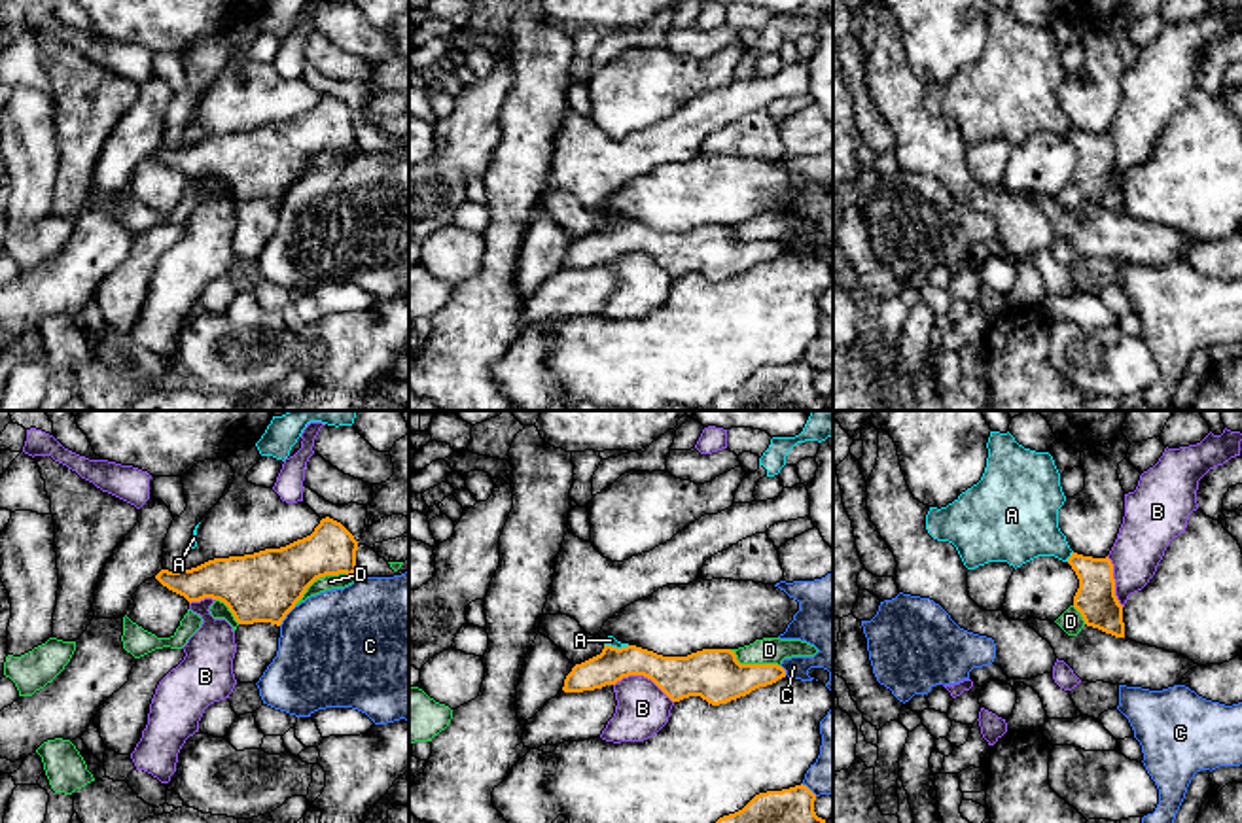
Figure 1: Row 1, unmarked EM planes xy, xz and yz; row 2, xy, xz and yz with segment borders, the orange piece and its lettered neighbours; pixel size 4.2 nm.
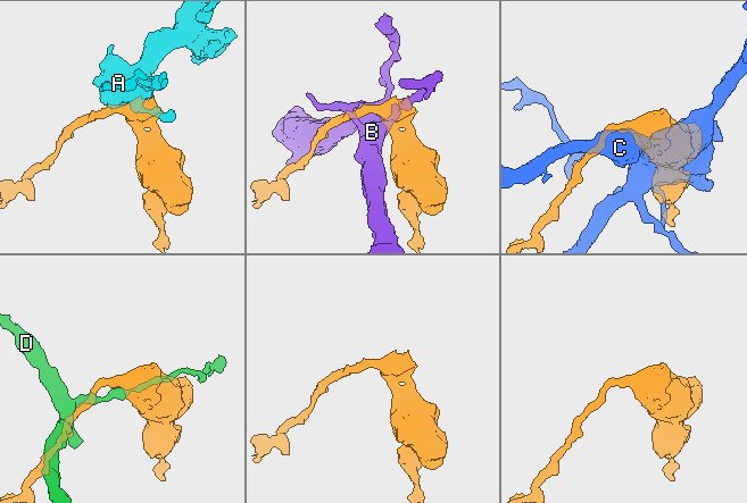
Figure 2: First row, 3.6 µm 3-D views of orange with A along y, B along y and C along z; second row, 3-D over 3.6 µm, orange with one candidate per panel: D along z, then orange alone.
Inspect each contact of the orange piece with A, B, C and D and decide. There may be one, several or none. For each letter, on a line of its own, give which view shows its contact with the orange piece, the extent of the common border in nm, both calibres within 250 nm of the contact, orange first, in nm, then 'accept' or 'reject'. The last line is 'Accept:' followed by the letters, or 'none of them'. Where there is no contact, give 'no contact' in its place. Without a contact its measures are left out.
A: meets orange in yz; contact 50 nm long; 170 nm thick on the orange side, 300 nm on the other; reject
B: meets orange in xz; contact 260 nm long; 190 nm thick on the orange side, 220 nm on the other; reject
C: meets orange in xy; contact 120 nm long; 300 nm thick on the orange side, 480 nm on the other; reject
D: meets orange in xy; contact 300 nm long; 280 nm thick on the orange side, 60 nm on the other; reject
Accept: none of them

